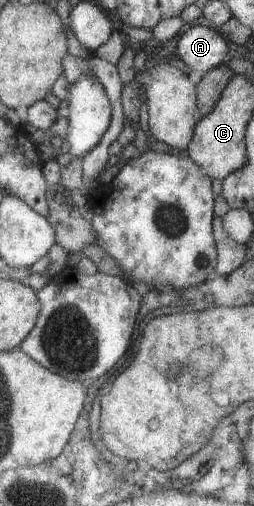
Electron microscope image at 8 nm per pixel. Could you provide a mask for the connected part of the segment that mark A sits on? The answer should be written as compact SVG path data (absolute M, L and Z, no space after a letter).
M191 26L181 34L176 47L176 58L184 62L187 70L197 70L200 74L205 74L208 70L215 68L227 59L227 41L217 28L206 26Z

